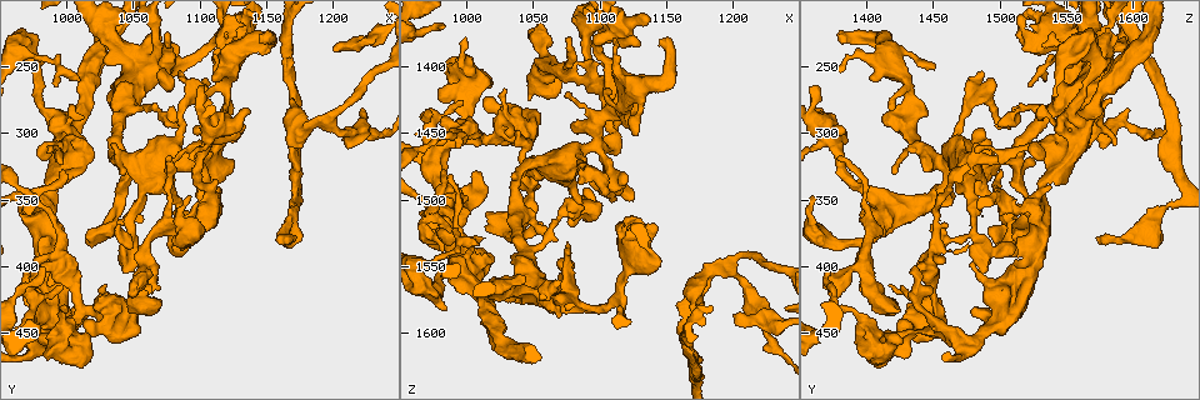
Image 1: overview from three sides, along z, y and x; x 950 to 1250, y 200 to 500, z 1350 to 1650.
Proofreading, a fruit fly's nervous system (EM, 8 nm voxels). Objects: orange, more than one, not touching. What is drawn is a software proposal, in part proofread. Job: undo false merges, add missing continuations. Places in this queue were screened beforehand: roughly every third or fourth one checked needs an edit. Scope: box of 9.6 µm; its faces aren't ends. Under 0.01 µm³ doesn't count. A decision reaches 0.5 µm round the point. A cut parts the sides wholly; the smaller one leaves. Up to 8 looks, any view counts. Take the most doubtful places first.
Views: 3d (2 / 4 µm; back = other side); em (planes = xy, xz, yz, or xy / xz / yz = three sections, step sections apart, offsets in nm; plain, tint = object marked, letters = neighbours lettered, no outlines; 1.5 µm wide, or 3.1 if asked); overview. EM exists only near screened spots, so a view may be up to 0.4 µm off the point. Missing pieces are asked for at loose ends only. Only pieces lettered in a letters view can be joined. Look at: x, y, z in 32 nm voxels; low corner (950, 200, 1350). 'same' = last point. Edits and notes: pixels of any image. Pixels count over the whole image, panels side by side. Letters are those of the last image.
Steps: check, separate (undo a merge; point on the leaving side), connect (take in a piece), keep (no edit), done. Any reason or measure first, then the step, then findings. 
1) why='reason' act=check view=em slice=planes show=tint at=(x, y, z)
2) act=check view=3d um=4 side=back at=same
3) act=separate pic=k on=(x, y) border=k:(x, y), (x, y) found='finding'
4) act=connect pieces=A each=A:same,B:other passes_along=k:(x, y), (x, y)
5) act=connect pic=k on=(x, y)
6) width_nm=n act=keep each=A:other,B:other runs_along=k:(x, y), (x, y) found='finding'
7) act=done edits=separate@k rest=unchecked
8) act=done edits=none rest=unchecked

why='an open end' act=check view=em slice=yz step=8 show=letters at=(1170, 274, 1582)

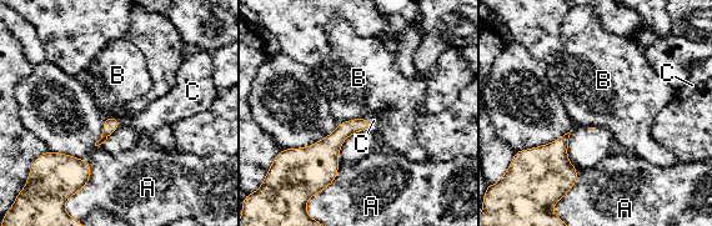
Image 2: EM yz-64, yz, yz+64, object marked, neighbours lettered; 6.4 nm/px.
act=connect pieces=C each=A:other,B:other,C:same passes_along=2:(345, 129), (369, 124), (374, 120) found='the cell continues'

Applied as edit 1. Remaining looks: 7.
act=check view=3d um=4 at=(1110, 346, 1448)

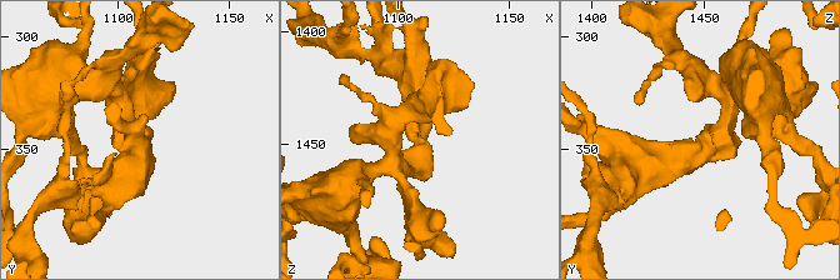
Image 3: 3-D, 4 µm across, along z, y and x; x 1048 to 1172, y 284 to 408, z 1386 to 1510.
arm_widths_nm=260,400 act=check view=em slice=xy step=4 show=tint at=(1110, 345, 1447)

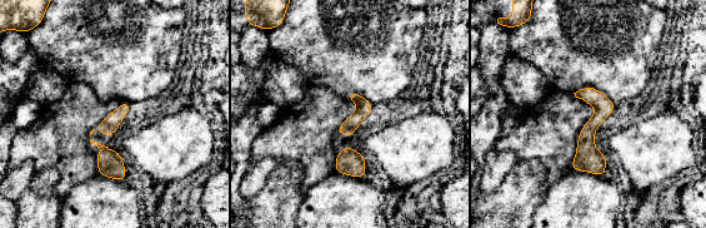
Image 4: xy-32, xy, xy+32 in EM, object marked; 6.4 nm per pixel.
act=check view=em slice=xy step=4 show=letters at=same

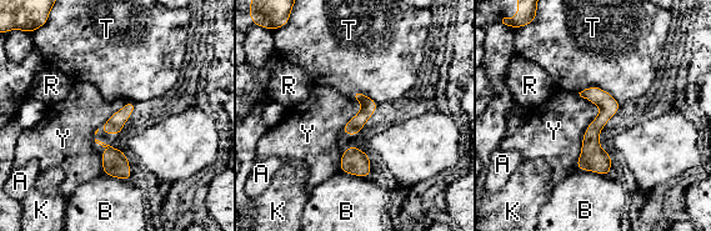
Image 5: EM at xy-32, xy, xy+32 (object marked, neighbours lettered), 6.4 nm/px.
width_nm=100 longest_contact=Y:400nm act=keep each=A:other,B:other,K:other,R:other,T:other,Y:other found='all the same cell'

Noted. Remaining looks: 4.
act=check view=em slice=planes show=letters at=(1012, 432, 1482)

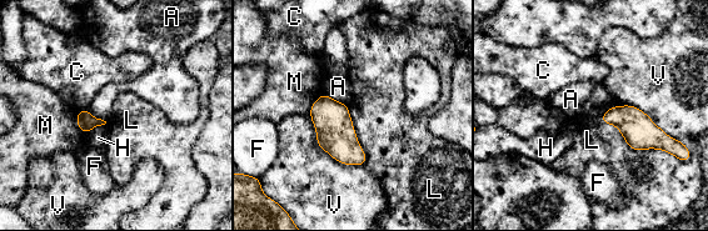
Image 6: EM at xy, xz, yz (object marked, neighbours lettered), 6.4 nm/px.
act=keep each=A:other,C:other,F:other,H:other,L:other,M:other,V:other border=6:(612, 105), (601, 121), (636, 151) found='none of them fits'

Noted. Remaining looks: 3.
act=done edits=connect@2 rest=unchecked

